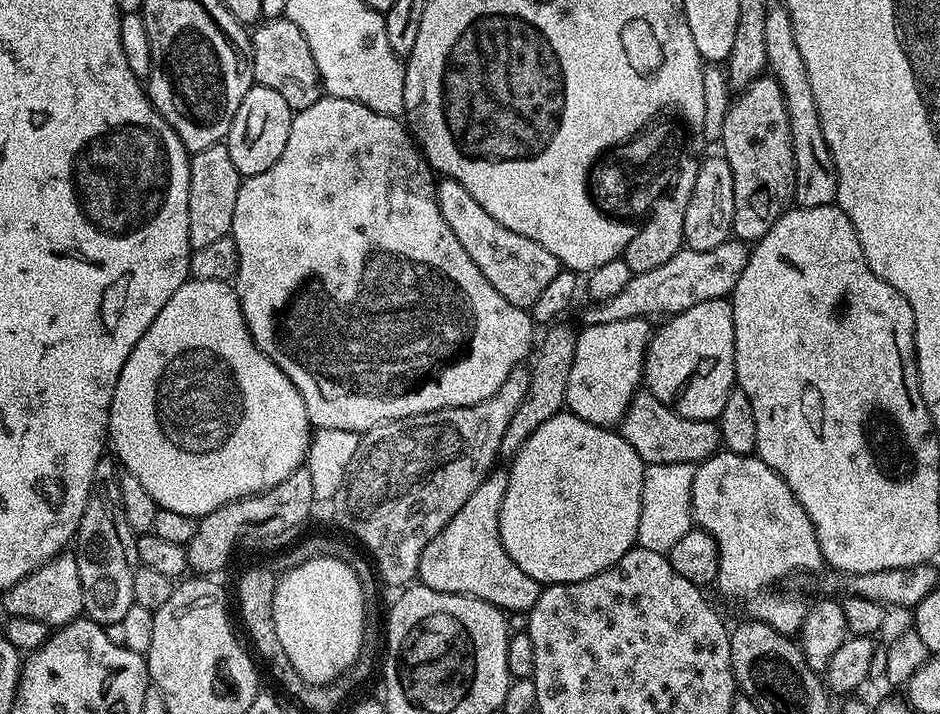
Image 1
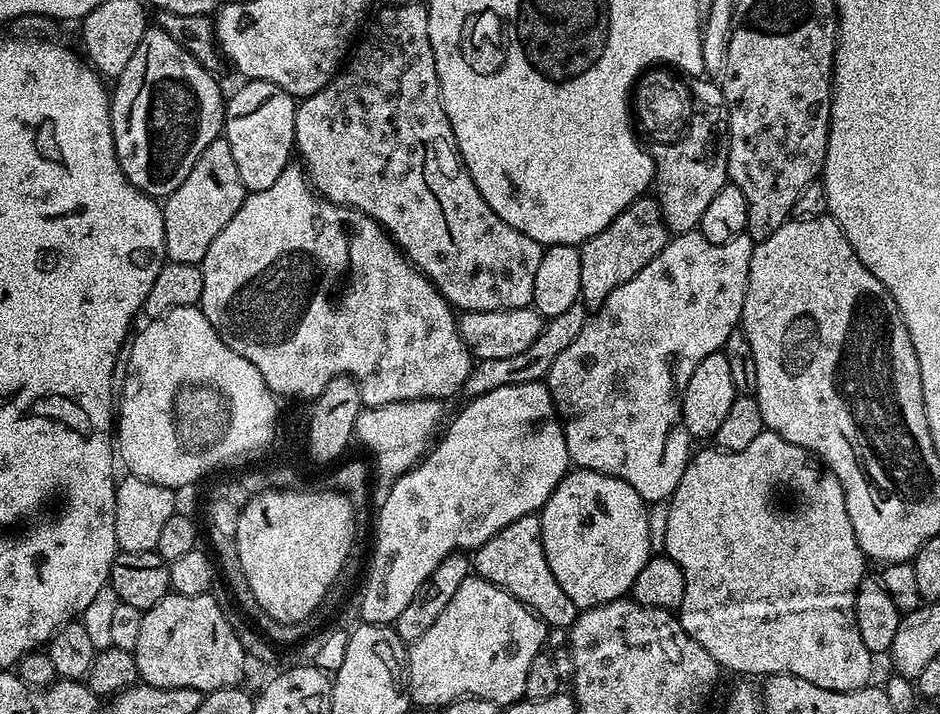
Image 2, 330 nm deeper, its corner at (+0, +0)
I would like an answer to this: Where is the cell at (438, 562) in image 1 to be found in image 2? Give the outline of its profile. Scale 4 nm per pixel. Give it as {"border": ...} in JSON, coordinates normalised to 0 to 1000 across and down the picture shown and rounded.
{"border":[[[573,721],[556,723],[543,731],[543,737],[530,742],[526,754],[521,754],[512,768],[505,769],[504,801],[514,812],[530,819],[547,838],[561,846],[588,881],[603,882],[613,868],[615,861],[613,846],[606,843],[606,838],[602,838],[602,826],[598,826],[589,804],[585,804],[585,787],[581,787],[581,770],[577,765]]]}

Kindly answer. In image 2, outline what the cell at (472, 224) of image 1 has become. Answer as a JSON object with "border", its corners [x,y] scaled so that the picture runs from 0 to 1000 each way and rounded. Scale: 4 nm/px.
{"border":[[[440,3],[436,8],[410,8],[400,24],[395,24],[394,32],[390,35],[391,46],[387,52],[382,52],[381,60],[373,69],[372,77],[369,80],[368,88],[363,94],[362,99],[353,108],[353,113],[349,116],[343,126],[338,126],[333,134],[324,134],[315,147],[315,204],[314,211],[317,214],[318,223],[321,225],[321,234],[330,254],[331,262],[335,265],[345,279],[355,283],[356,286],[366,286],[370,291],[380,291],[383,297],[389,298],[394,305],[398,305],[407,317],[409,324],[421,338],[421,346],[434,360],[434,366],[441,375],[446,375],[460,398],[467,406],[469,412],[477,419],[482,433],[489,437],[516,437],[517,434],[538,434],[539,431],[561,431],[565,427],[566,413],[568,412],[568,388],[572,384],[572,367],[577,367],[577,356],[580,343],[568,339],[568,333],[564,333],[561,328],[555,328],[555,322],[547,322],[547,317],[543,317],[538,311],[534,311],[534,305],[530,305],[530,300],[526,300],[526,294],[521,294],[521,289],[517,289],[517,277],[513,277],[513,272],[509,272],[509,261],[504,261],[504,255],[500,249],[500,244],[494,231],[491,216],[485,203],[485,189],[483,182],[479,182],[479,165],[474,165],[474,154],[470,148],[470,137],[468,136],[468,122],[466,120],[466,98],[462,98],[462,70],[457,64],[457,31],[455,29],[455,14],[450,4]]]}

